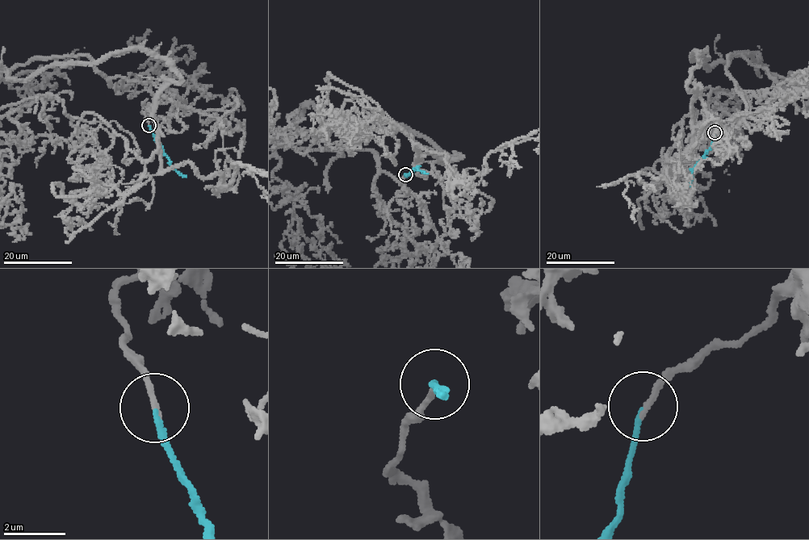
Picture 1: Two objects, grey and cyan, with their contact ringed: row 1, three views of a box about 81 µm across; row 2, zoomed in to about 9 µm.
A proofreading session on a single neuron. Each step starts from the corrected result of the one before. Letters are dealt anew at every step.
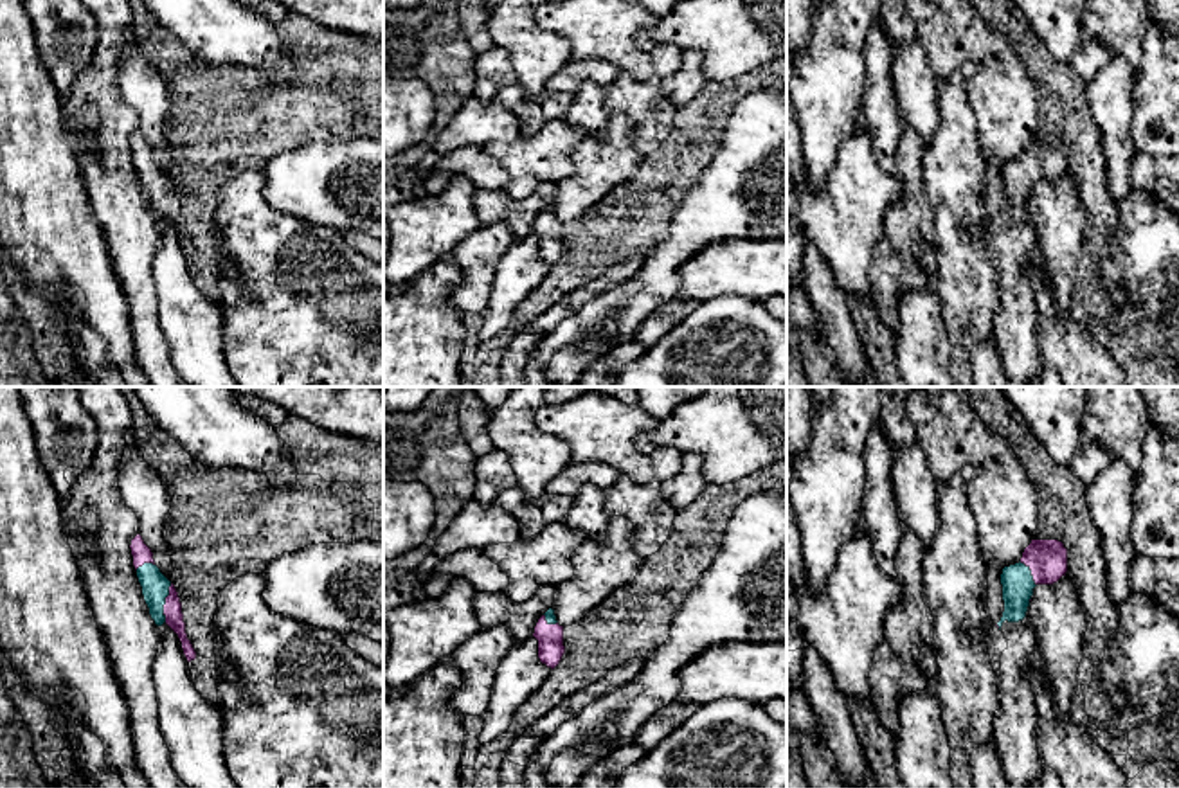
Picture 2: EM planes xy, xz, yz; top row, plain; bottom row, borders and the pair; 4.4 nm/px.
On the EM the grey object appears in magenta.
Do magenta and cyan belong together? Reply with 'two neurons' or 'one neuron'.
one neuron

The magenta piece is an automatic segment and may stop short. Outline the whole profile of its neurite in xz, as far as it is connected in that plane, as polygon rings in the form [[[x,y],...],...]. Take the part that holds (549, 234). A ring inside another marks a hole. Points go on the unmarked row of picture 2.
[[[549,205],[536,219],[533,234],[538,237],[538,255],[554,266],[563,250],[563,223],[558,221],[554,207]]]

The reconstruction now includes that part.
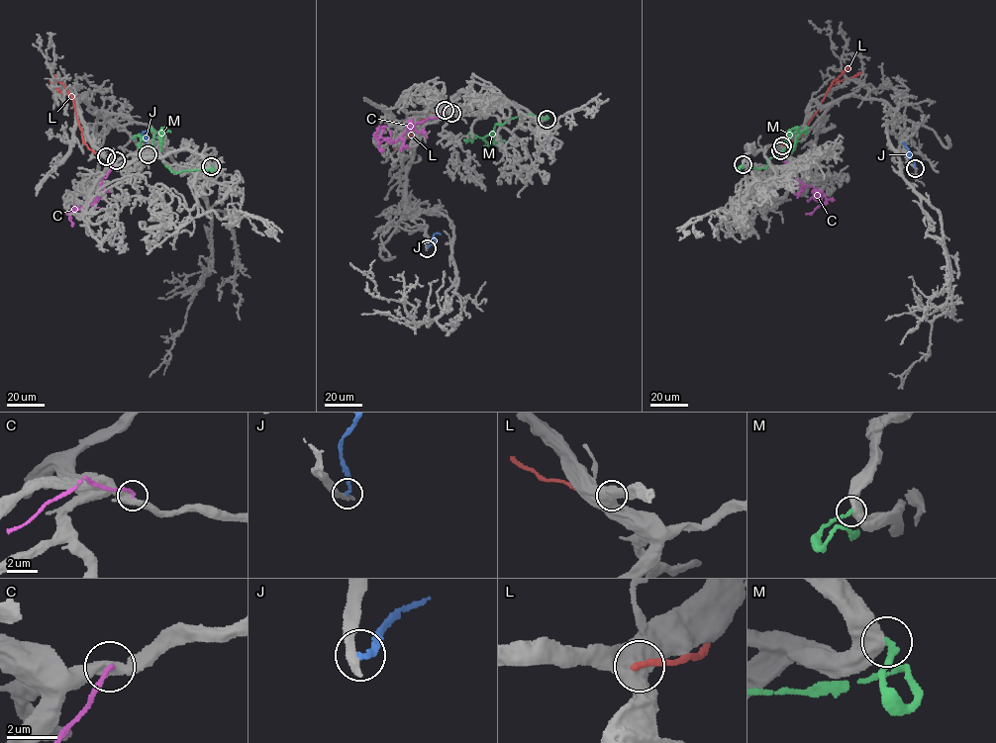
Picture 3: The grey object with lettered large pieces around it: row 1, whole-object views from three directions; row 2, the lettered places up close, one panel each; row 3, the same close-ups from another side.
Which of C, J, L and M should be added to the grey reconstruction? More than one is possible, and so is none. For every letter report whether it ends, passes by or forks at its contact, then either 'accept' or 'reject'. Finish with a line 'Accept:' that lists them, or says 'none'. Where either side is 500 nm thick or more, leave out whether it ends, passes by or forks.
C: it ends | reject
J: it ends | reject
L: reject
M: reject
Accept: none

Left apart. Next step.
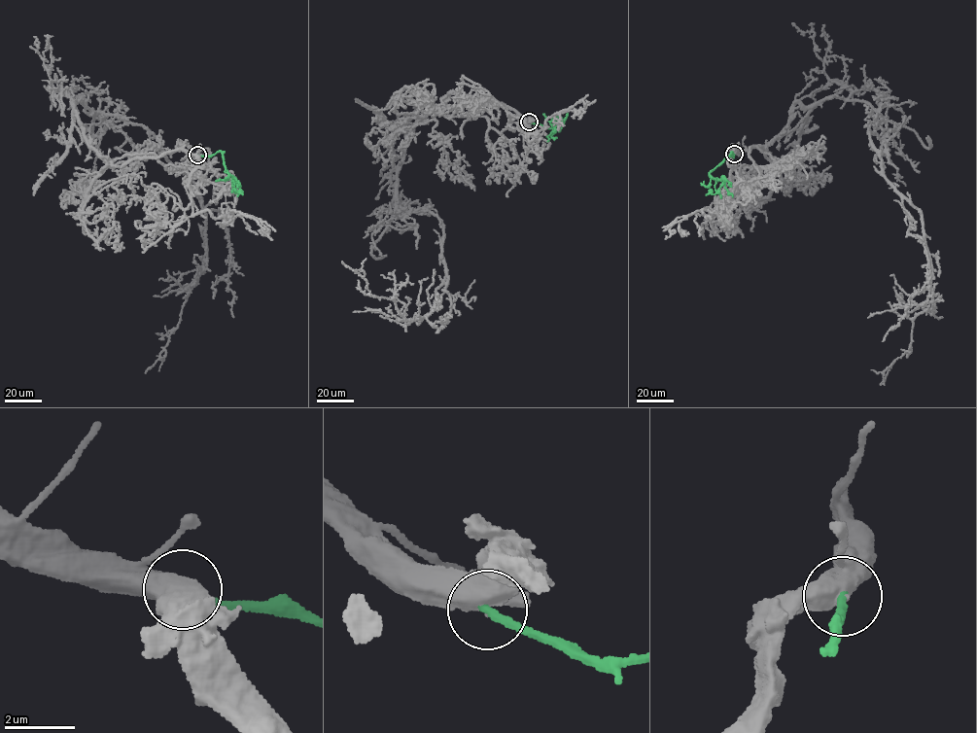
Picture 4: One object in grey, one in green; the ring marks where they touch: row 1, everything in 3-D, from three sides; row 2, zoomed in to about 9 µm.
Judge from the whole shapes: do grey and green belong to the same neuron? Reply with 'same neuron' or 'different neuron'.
same neuron

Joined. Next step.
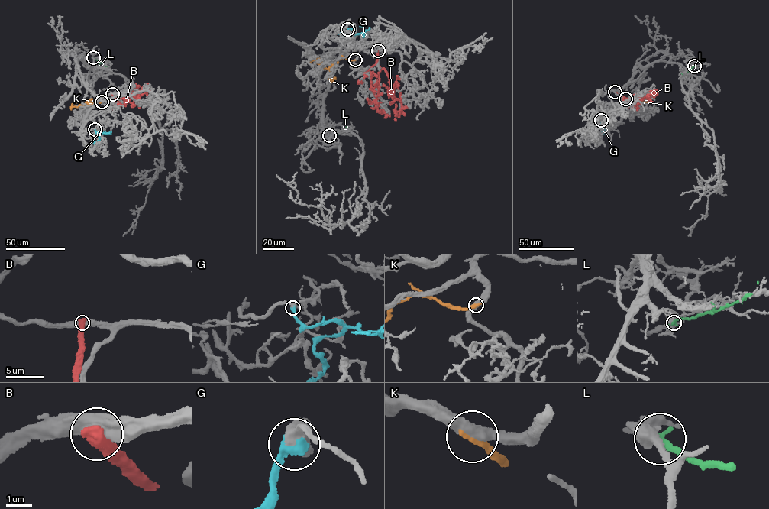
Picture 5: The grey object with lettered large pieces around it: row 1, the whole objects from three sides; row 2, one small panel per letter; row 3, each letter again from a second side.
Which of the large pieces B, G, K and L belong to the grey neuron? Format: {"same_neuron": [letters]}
{"same_neuron": ["G"]}

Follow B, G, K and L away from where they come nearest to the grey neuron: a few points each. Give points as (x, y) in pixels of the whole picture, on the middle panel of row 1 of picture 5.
B: (377, 50), (378, 66), (384, 69), (391, 83), (398, 88), (400, 93), (401, 108), (395, 112), (396, 105)
G: (347, 29), (355, 34), (347, 34), (347, 37), (337, 33)
K: (355, 59), (341, 58), (328, 68), (324, 68), (312, 60), (317, 57)
L: (329, 135), (344, 130), (346, 128)

